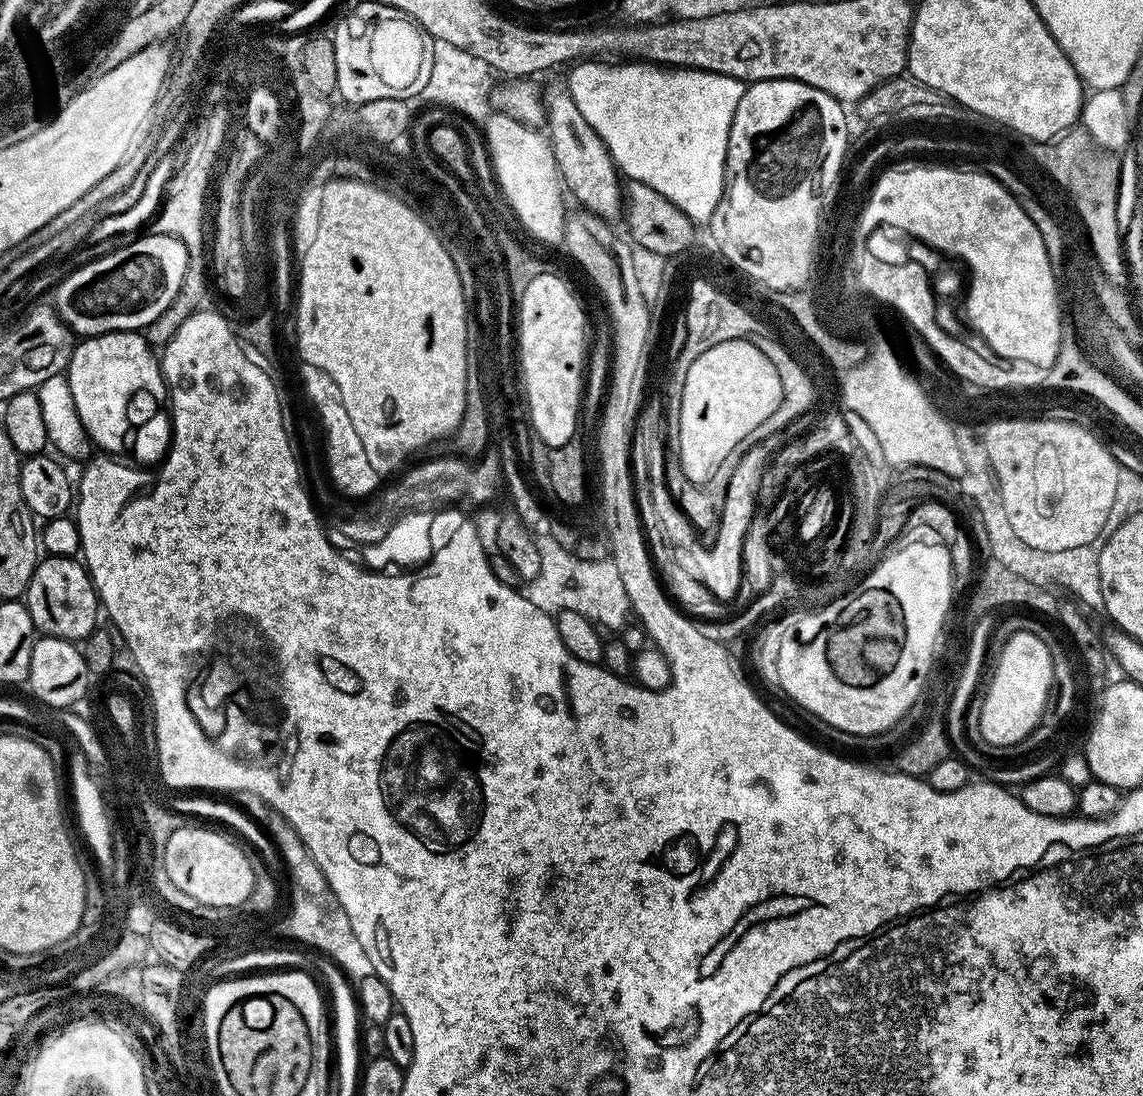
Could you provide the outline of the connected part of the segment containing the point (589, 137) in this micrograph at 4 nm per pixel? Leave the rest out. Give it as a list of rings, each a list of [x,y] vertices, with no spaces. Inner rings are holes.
[[[563,83],[552,84],[543,93],[546,109],[546,135],[556,155],[557,170],[563,187],[572,191],[579,207],[605,218],[619,217],[622,212],[622,184],[616,181],[618,169],[608,153],[608,147],[582,118],[582,110],[574,102]]]

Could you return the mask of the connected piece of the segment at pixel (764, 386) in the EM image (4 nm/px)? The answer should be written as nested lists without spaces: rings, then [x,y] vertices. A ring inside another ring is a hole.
[[[748,338],[722,342],[698,354],[686,370],[686,378],[688,382],[682,390],[680,407],[680,465],[690,482],[704,486],[707,480],[715,478],[716,471],[724,463],[729,463],[728,455],[739,449],[746,434],[778,410],[778,402],[784,400],[782,381],[778,378],[778,370],[774,370],[774,362],[770,362],[770,358],[766,358],[766,354],[762,354],[756,343]]]

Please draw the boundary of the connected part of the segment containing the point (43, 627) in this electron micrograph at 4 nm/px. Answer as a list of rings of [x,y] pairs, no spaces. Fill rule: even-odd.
[[[45,555],[30,578],[26,593],[28,613],[37,633],[63,640],[82,642],[98,626],[98,597],[88,569],[79,559],[70,556]]]

